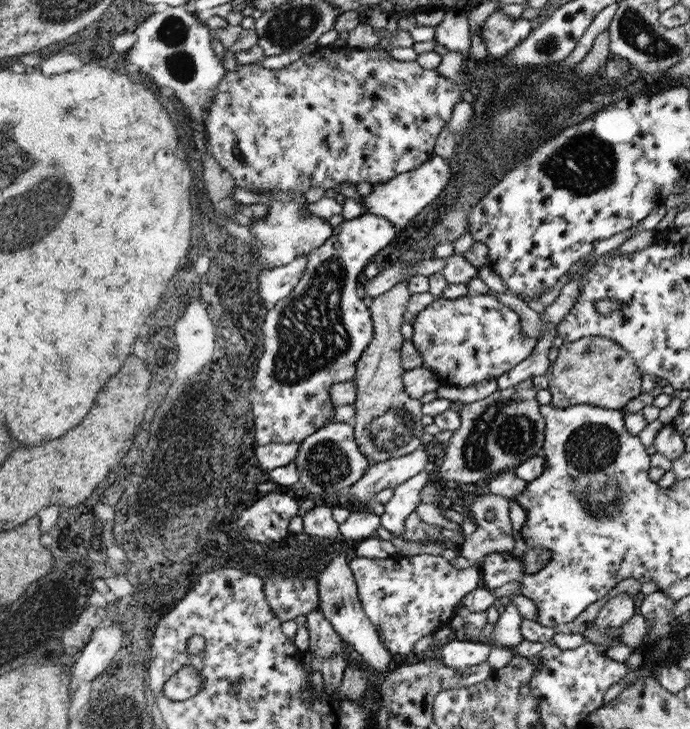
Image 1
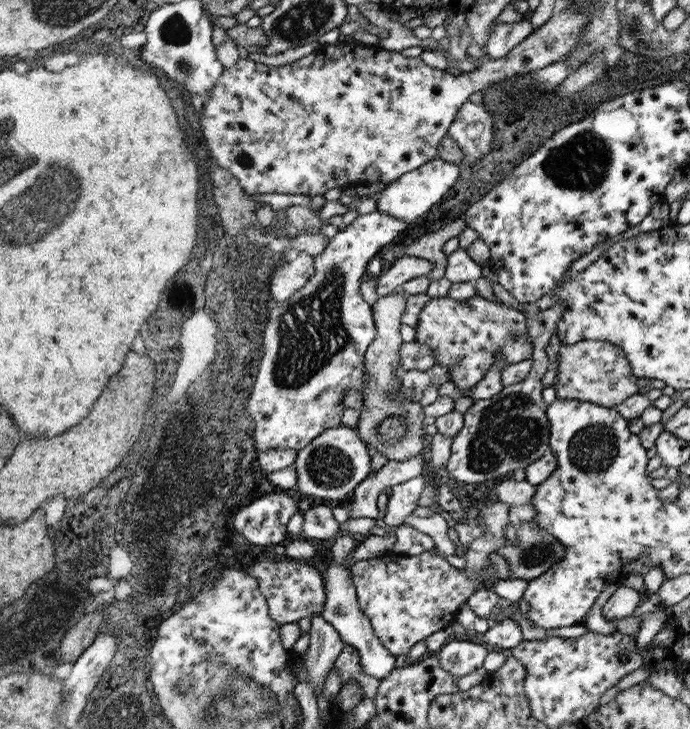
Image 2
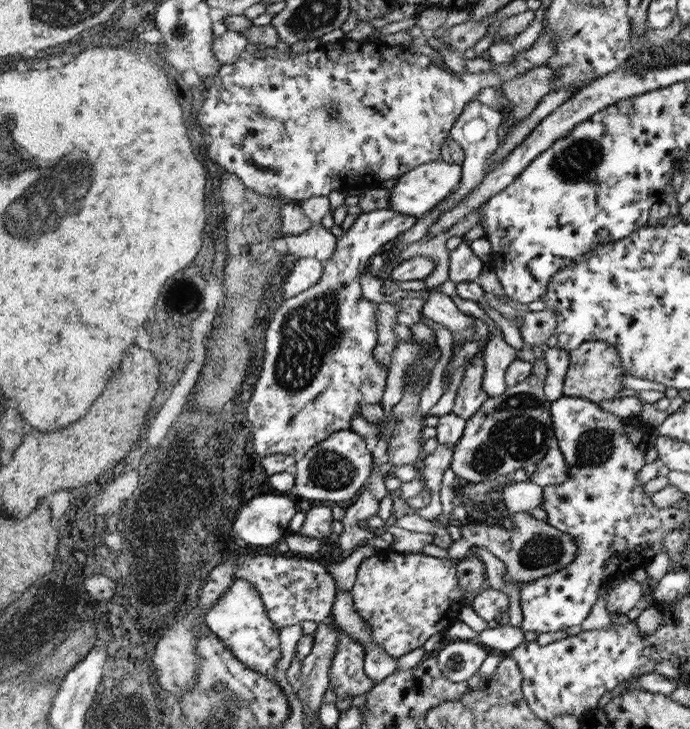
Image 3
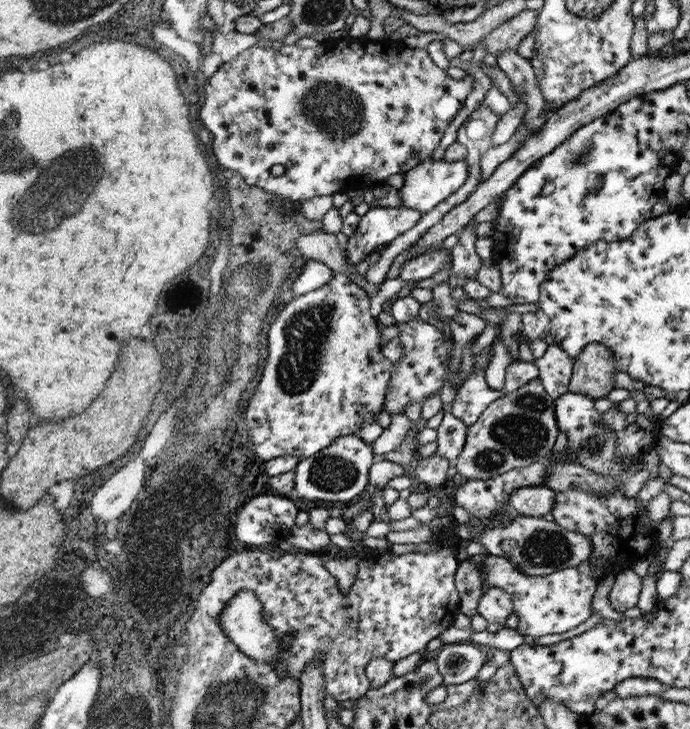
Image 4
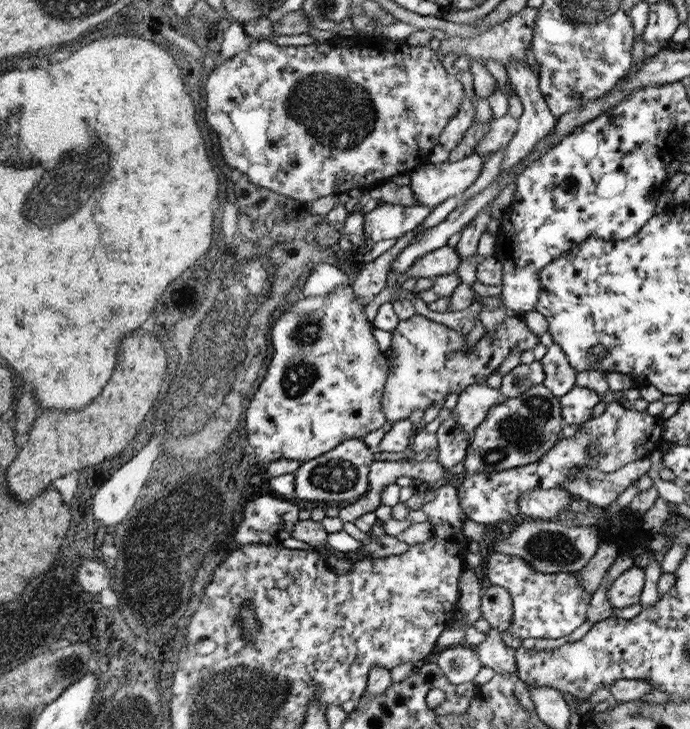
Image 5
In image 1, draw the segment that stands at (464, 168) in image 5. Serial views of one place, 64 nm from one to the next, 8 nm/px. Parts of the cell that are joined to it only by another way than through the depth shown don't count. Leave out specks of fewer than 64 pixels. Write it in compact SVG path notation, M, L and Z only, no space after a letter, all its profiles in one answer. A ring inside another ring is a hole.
M434 154L432 158L414 170L404 172L384 183L374 184L371 193L362 197L364 210L366 213L388 219L400 230L415 216L418 216L428 204L432 204L432 200L436 200L442 194L442 190L454 179L453 170L451 161Z

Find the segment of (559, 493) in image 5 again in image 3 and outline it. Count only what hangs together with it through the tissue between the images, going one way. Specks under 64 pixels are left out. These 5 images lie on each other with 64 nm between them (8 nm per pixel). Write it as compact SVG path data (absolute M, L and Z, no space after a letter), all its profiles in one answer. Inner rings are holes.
M531 480L514 482L503 488L504 504L510 514L532 512L542 507L544 488Z

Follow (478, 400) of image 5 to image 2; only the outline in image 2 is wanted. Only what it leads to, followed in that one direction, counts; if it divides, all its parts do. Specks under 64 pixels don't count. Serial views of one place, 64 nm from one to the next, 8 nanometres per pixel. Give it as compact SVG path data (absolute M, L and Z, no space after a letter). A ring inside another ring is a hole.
M477 295L466 301L452 298L431 298L418 316L417 339L427 344L435 354L437 363L451 367L451 379L460 396L455 400L455 411L466 412L470 399L466 392L484 378L492 363L502 359L512 365L532 358L533 345L527 342L527 316L519 310L496 305Z

